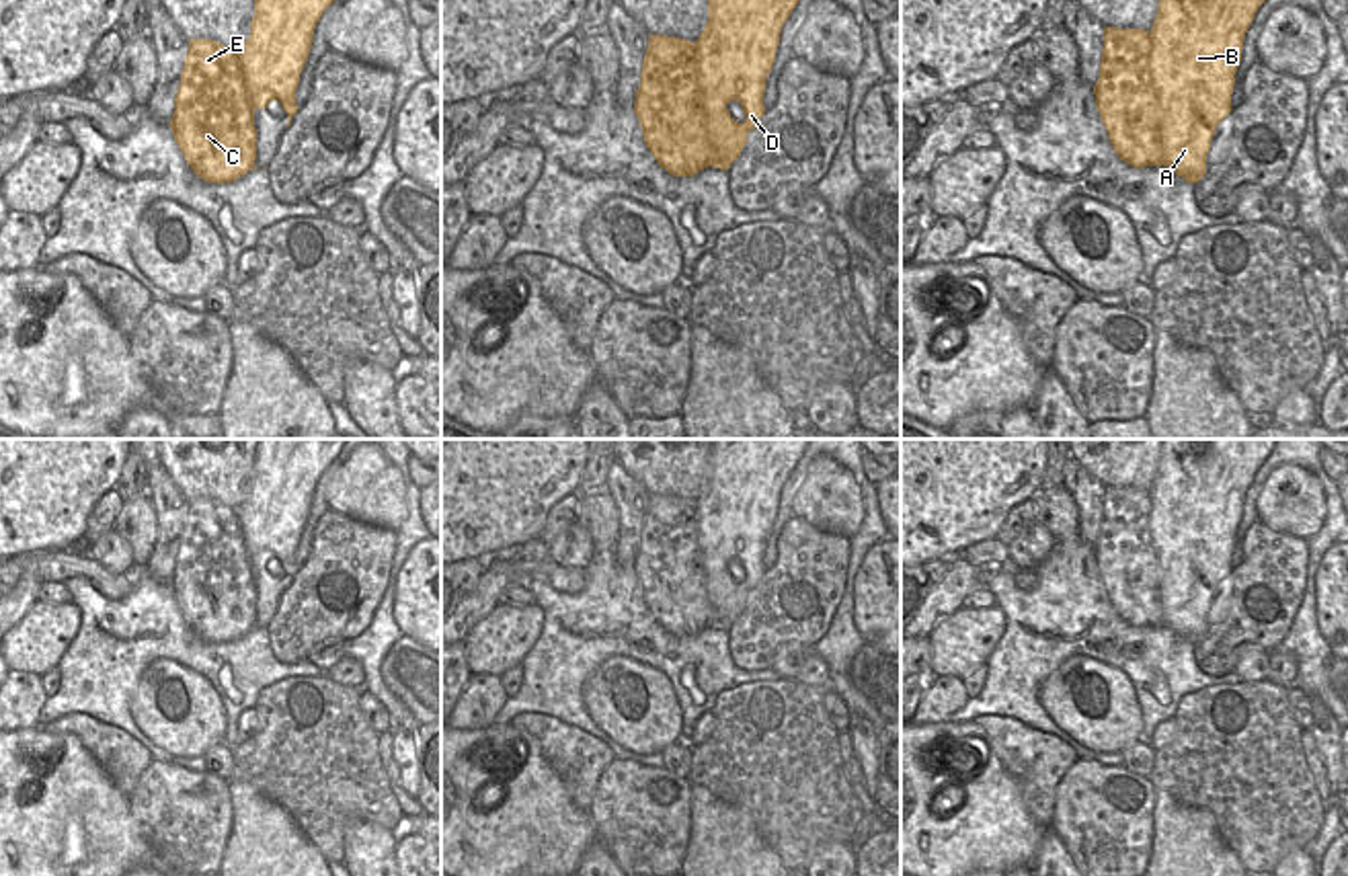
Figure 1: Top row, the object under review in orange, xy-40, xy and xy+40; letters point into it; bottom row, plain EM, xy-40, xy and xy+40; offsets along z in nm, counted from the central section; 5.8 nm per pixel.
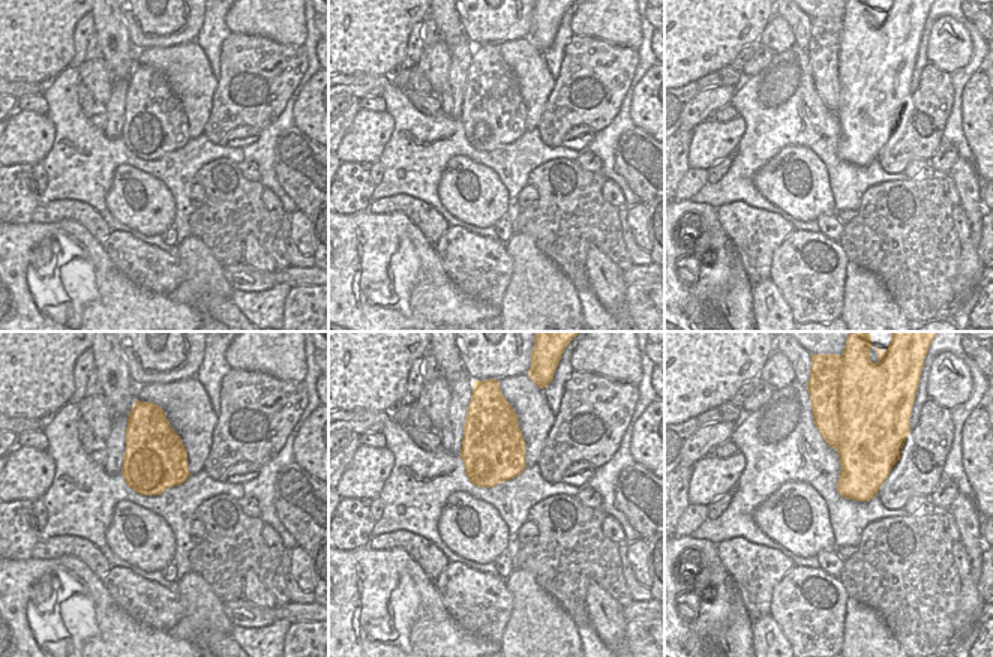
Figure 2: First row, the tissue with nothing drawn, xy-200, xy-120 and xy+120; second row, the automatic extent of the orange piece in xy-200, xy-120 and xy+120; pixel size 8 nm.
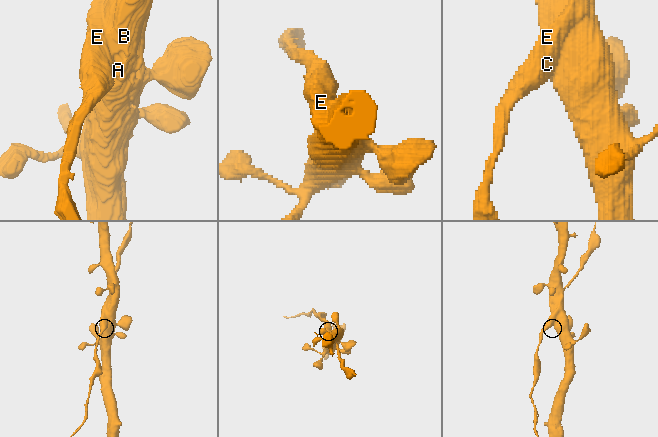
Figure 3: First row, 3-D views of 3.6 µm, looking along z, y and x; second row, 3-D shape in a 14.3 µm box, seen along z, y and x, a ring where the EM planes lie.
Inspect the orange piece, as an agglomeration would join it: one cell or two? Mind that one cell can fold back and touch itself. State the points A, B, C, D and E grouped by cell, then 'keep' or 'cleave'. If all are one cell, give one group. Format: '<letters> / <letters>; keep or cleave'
A B D / C E; cleave

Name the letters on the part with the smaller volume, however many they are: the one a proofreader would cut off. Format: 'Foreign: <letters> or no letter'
Foreign: C, E.

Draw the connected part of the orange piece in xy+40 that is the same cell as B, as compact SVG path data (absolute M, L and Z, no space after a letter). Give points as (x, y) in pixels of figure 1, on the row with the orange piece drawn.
M1159 0L1151 27L1149 76L1159 101L1161 164L1188 181L1206 174L1217 125L1233 111L1231 94L1243 37L1266 0Z

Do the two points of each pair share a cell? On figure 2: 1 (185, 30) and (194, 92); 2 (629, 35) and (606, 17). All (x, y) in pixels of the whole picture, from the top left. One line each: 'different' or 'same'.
1: different
2: same

